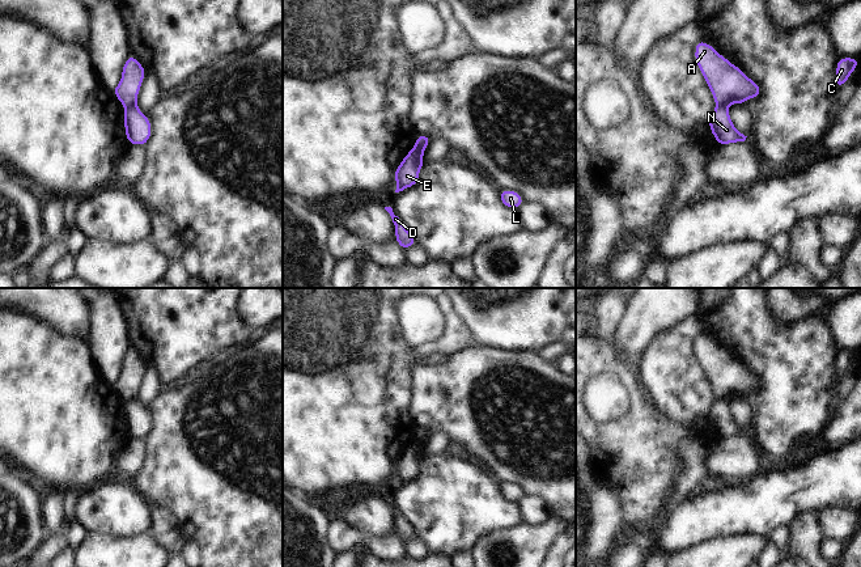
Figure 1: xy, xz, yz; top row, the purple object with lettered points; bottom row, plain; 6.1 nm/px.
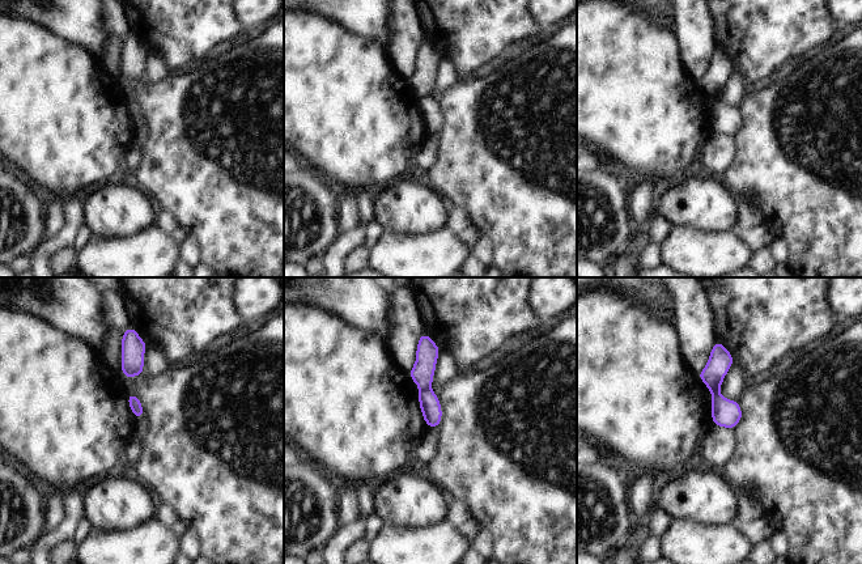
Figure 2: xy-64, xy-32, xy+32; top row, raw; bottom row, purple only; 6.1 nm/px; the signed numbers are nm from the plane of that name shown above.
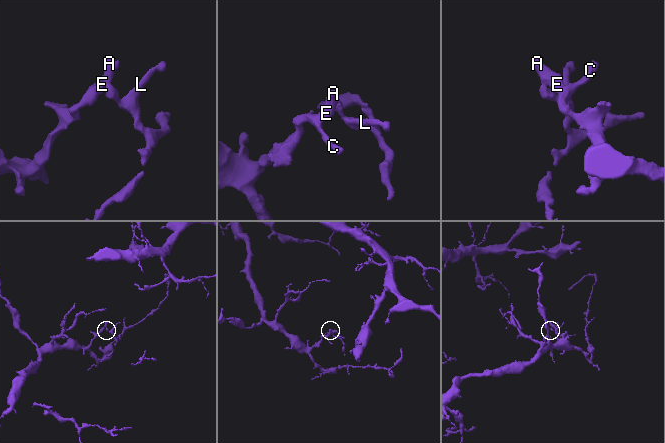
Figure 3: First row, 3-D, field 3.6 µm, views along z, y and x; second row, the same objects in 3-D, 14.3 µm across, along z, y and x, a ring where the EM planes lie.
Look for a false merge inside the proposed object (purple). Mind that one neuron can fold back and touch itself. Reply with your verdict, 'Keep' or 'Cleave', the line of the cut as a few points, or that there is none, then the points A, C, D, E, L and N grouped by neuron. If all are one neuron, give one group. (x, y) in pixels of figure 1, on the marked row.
Cleave. Split along xy (135, 104), (124, 109). Groups: A C D E / L N

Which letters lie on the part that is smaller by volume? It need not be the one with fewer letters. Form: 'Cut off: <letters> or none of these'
Cut off: L, N

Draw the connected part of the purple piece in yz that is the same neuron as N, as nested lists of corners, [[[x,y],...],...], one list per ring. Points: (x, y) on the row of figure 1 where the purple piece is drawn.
[[[724,105],[716,106],[711,114],[708,126],[718,145],[741,143],[747,137],[734,127],[728,106]]]

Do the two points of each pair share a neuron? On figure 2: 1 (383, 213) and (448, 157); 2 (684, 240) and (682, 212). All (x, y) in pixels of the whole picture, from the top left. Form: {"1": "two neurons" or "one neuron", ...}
{"1": "two neurons", "2": "two neurons"}

